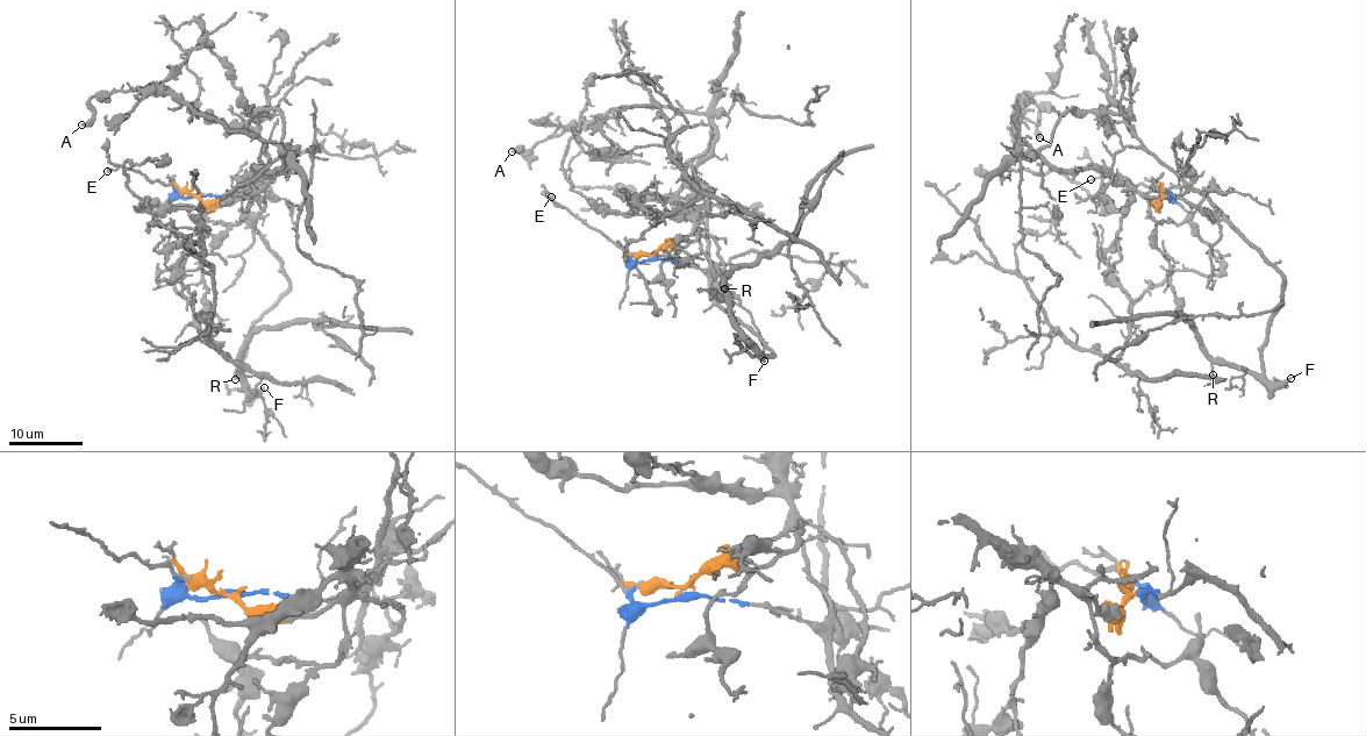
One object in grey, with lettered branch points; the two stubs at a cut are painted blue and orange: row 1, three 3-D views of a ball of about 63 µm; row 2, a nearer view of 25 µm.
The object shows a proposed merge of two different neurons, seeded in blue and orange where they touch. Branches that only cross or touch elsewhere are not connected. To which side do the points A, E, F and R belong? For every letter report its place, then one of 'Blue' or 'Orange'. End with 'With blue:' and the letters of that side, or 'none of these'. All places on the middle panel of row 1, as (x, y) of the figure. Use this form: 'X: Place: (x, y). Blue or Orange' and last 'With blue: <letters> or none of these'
A: Place: (512, 151). Orange
E: Place: (551, 197). Blue
F: Place: (764, 361). Blue
R: Place: (724, 288). Blue
With blue: E, F, R

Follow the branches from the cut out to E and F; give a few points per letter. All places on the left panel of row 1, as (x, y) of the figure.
E: (194, 195), (185, 198), (172, 186), (149, 180), (131, 169), (120, 166), (107, 171)
F: (194, 195), (248, 193), (249, 219), (288, 283), (252, 327), (242, 362), (250, 390), (264, 387)

